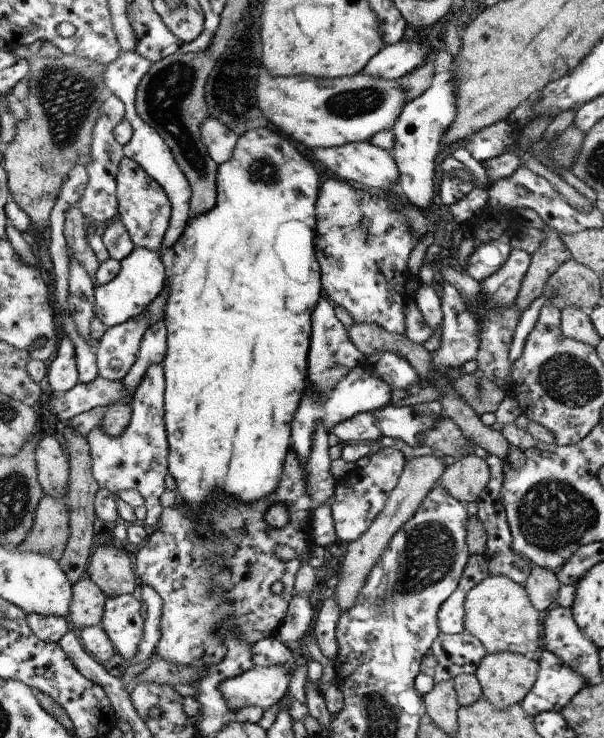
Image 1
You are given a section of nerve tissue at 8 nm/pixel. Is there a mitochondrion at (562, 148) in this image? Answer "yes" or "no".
yes

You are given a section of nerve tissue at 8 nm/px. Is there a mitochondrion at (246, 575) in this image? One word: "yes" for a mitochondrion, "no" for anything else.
no

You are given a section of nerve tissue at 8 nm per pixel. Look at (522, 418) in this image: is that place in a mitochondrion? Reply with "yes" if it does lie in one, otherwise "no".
no

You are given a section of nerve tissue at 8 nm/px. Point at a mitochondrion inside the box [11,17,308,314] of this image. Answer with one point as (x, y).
(165, 95)

